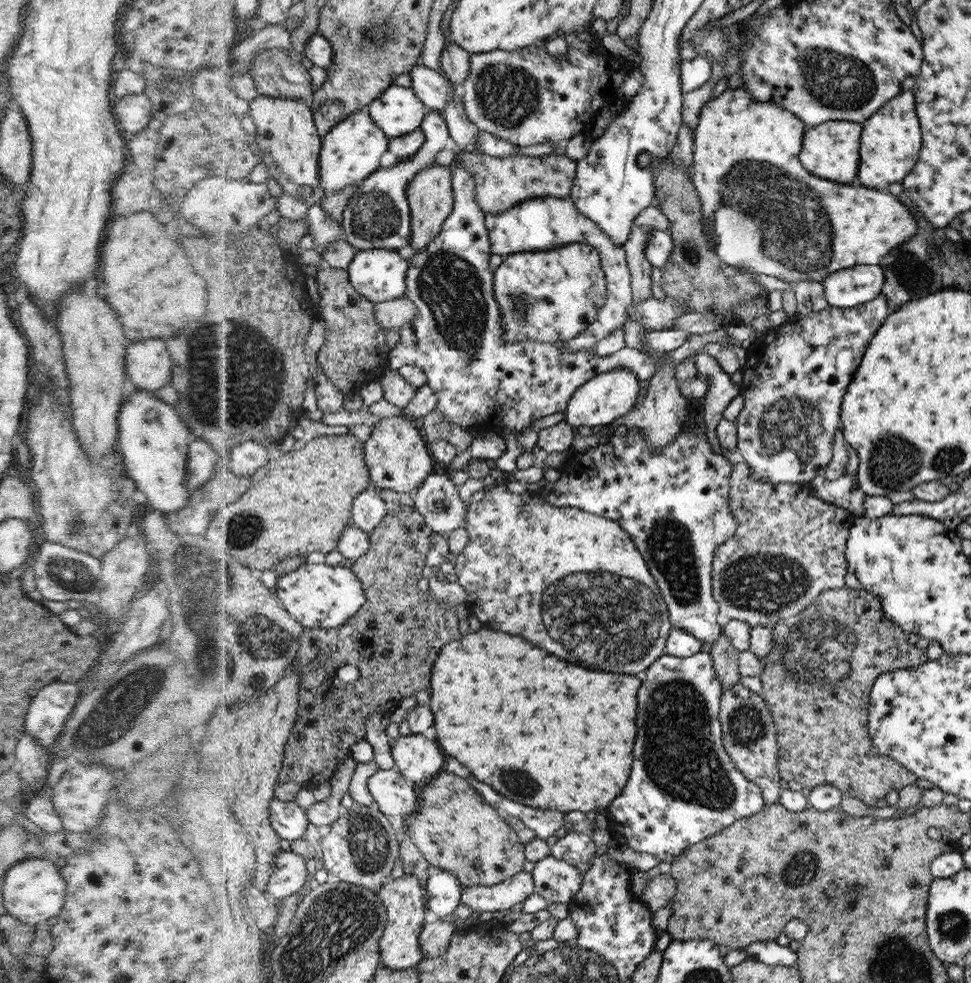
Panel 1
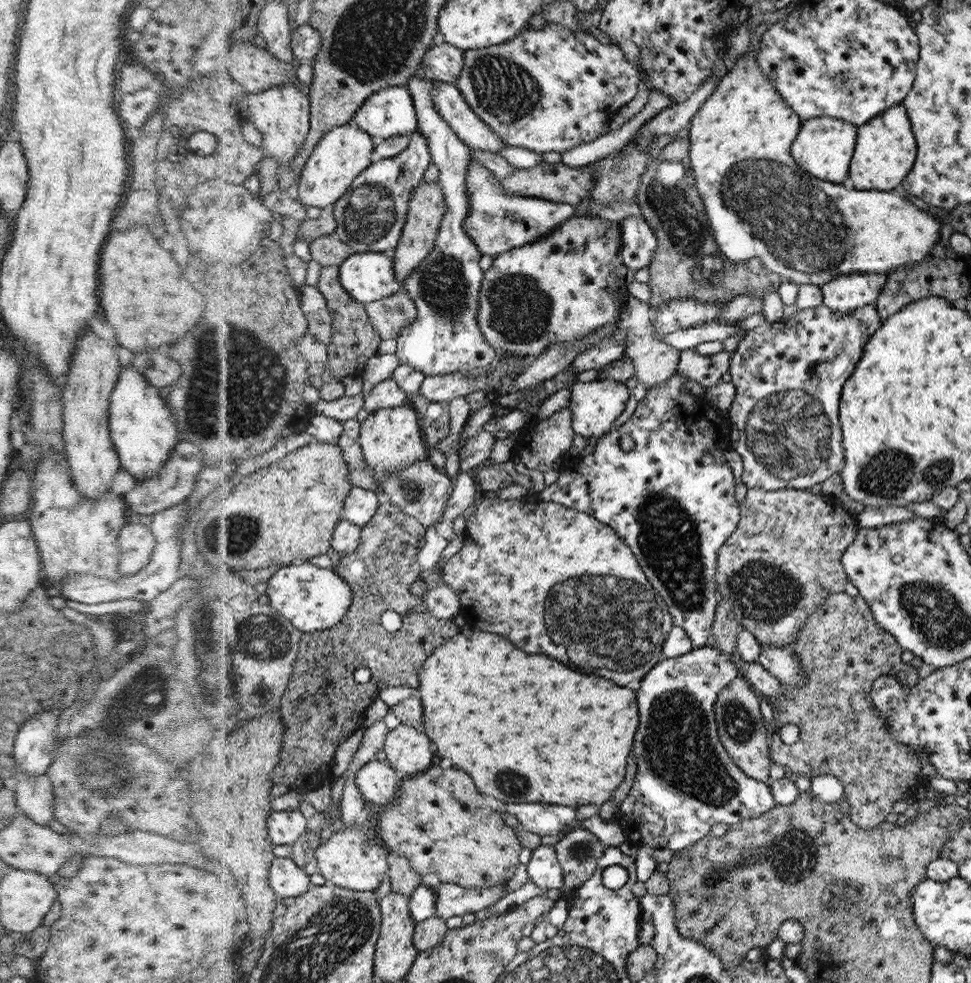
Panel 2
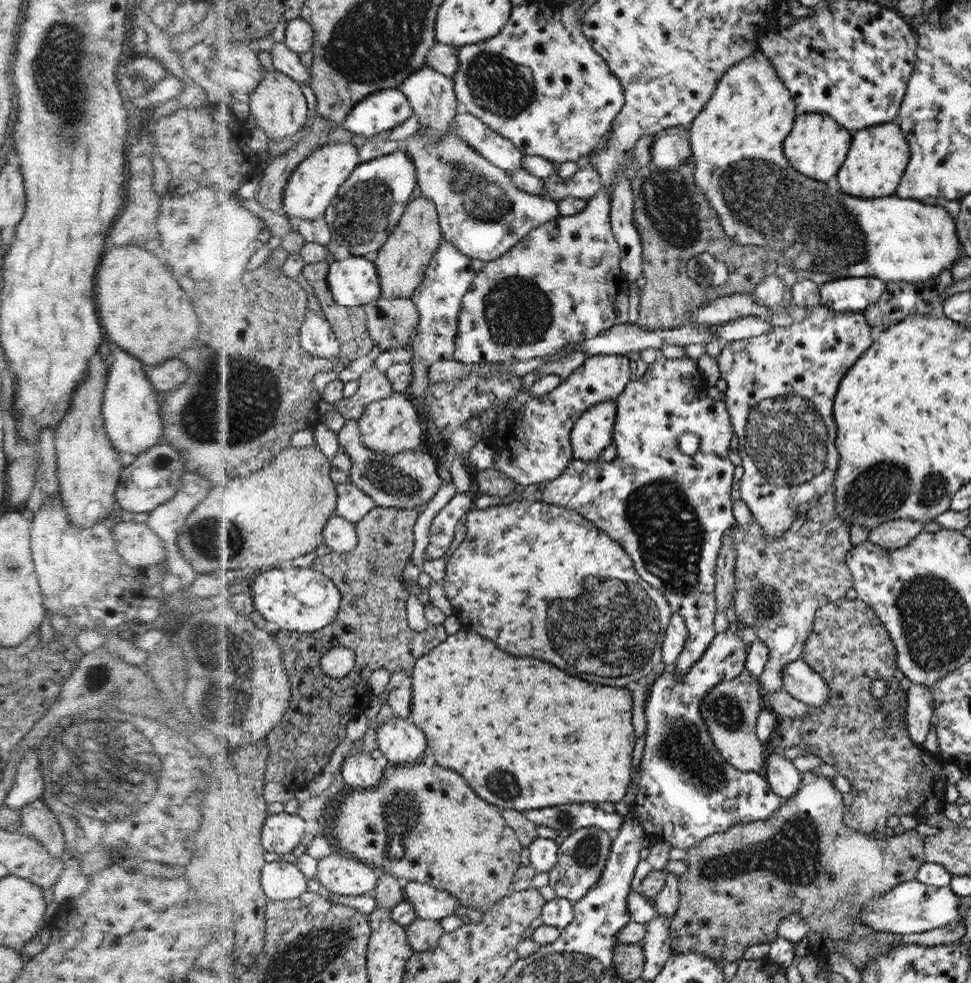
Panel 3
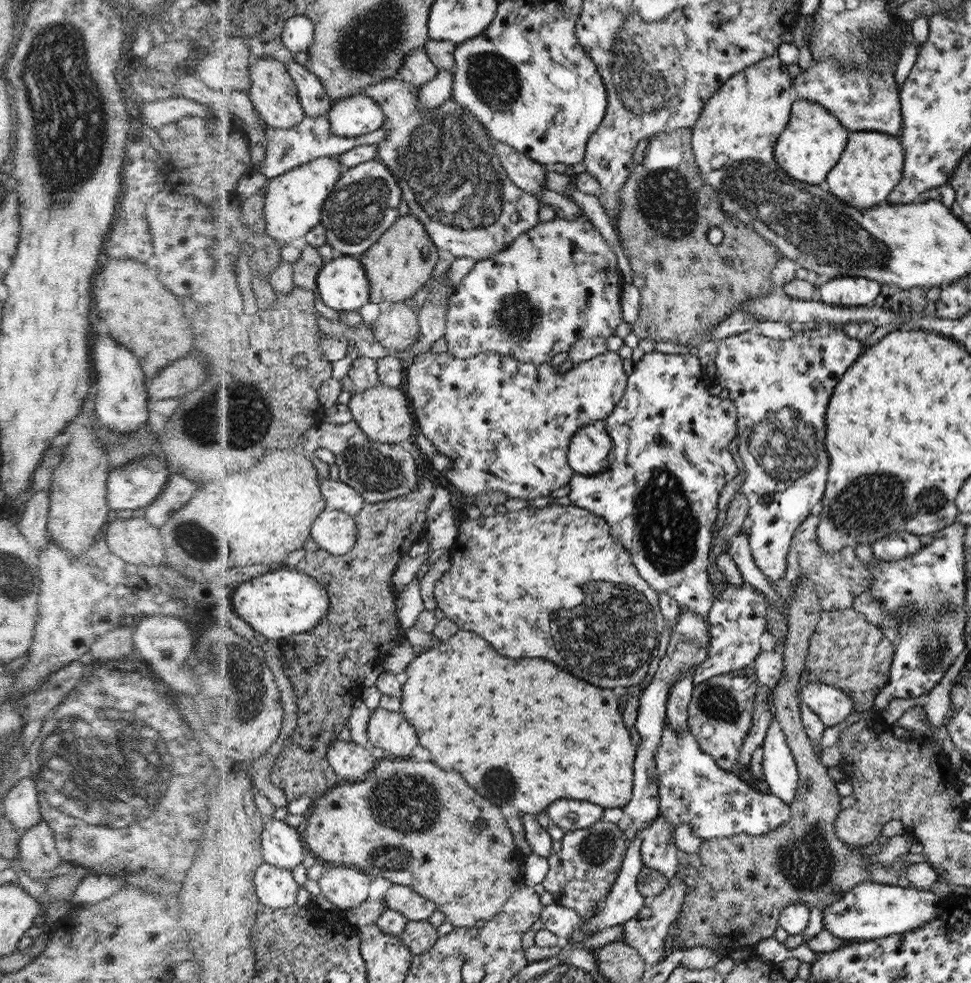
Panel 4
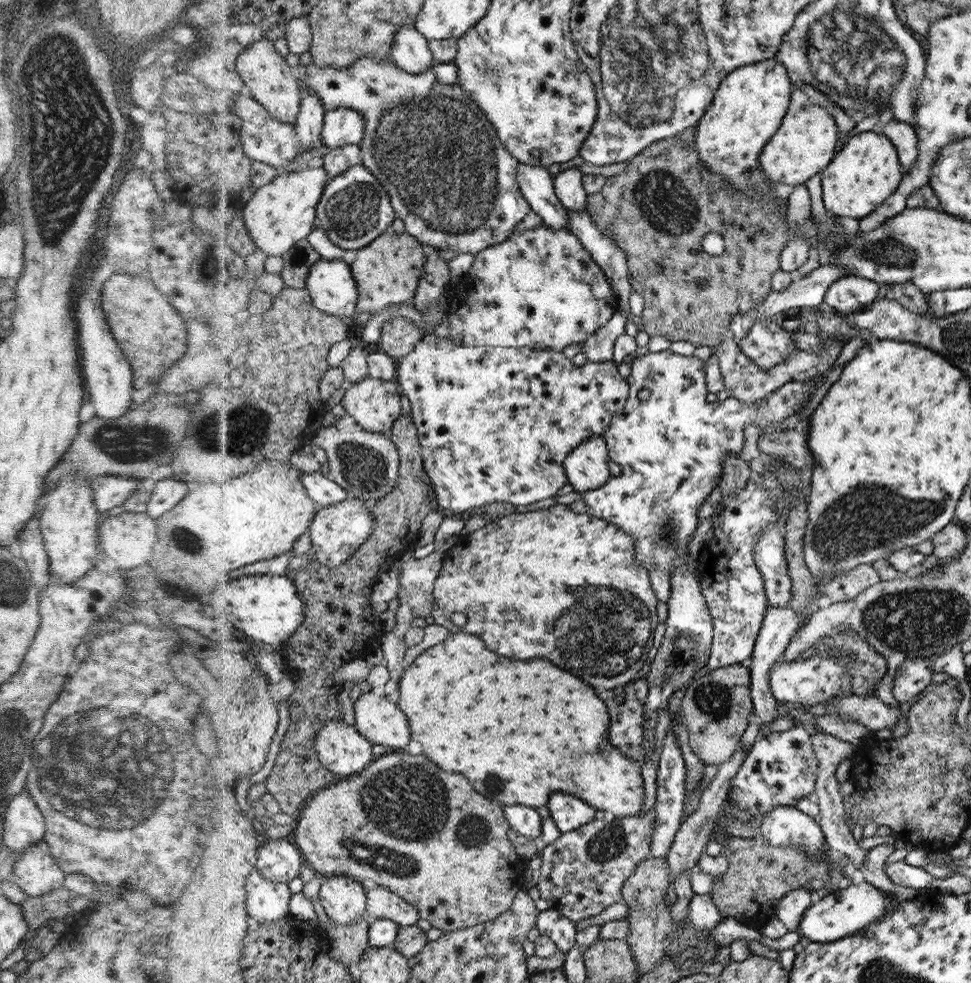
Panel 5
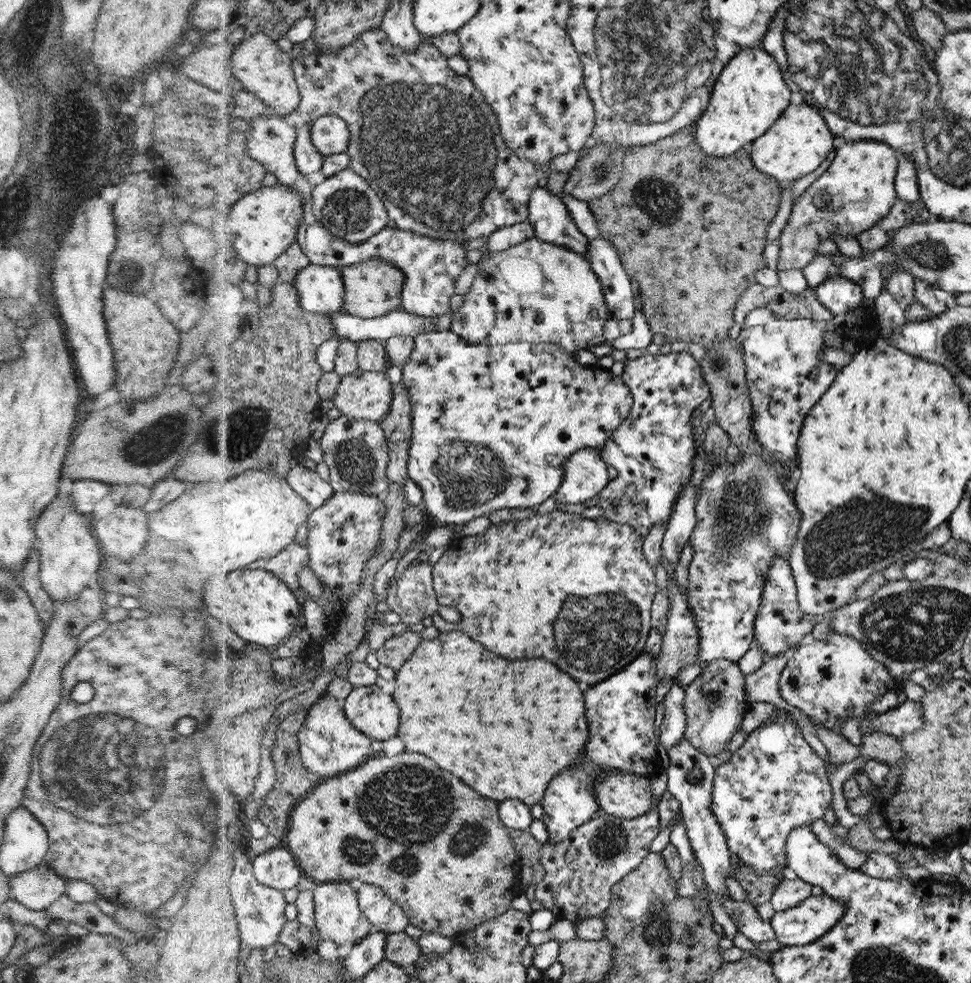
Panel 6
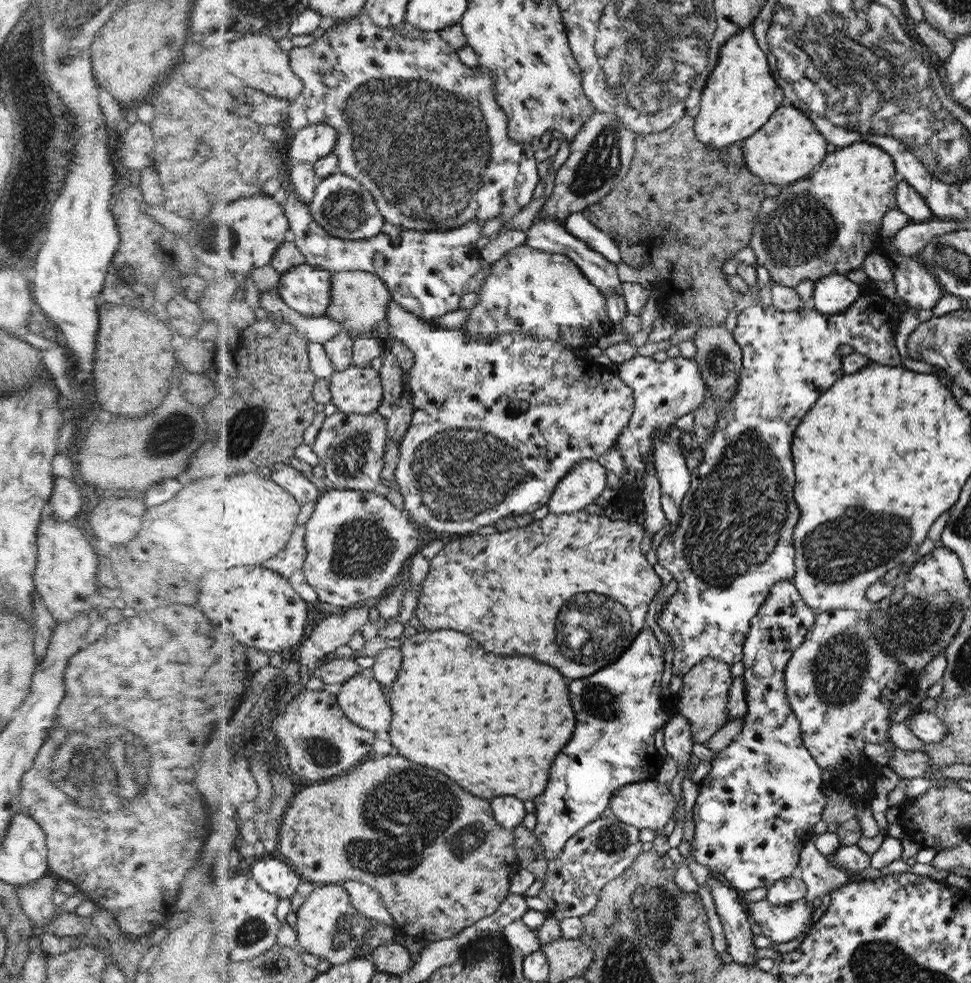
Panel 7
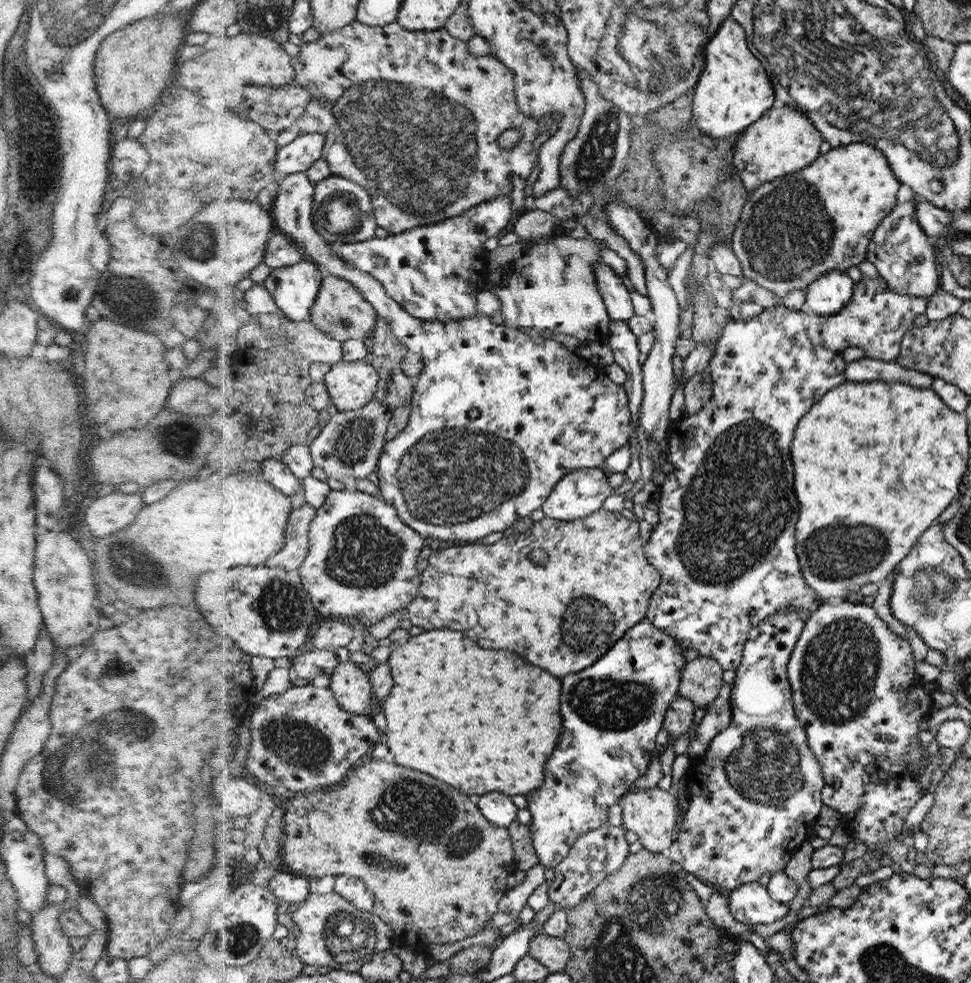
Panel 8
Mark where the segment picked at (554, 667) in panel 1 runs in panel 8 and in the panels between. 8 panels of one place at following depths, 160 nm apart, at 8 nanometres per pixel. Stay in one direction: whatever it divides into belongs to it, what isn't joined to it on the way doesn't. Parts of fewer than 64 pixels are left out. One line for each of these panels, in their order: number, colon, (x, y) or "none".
2: (527, 729)
3: (527, 736)
4: (488, 716)
5: (519, 730)
6: (508, 726)
7: (495, 723)
8: (484, 720)

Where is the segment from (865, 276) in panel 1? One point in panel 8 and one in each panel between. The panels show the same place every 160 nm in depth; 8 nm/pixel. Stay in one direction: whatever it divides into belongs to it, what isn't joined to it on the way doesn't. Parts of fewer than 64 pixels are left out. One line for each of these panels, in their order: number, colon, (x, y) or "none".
2: (850, 292)
3: (849, 294)
4: (842, 292)
5: (849, 294)
6: (839, 295)
7: (833, 294)
8: (826, 296)

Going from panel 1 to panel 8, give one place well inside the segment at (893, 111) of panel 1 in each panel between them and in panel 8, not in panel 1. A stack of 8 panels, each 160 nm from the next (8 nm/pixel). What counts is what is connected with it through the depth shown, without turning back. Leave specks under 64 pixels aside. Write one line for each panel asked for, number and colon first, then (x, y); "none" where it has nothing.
2: (886, 148)
3: (876, 164)
4: (872, 166)
5: (866, 172)
6: (858, 189)
7: (826, 223)
8: (794, 230)

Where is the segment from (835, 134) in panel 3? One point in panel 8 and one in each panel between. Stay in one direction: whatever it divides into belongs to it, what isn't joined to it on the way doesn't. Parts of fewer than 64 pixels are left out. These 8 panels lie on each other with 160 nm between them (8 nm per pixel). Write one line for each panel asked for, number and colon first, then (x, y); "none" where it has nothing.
4: (810, 146)
5: (803, 146)
6: (799, 141)
7: (789, 146)
8: (783, 141)

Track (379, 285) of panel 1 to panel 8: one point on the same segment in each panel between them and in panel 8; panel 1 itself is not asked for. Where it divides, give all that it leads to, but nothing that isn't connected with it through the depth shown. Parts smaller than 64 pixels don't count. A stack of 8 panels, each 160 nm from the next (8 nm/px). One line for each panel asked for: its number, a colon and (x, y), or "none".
2: (371, 276)
3: (356, 281)
4: (344, 284)
5: (334, 287)
6: (322, 289)
7: (308, 289)
8: (296, 288)

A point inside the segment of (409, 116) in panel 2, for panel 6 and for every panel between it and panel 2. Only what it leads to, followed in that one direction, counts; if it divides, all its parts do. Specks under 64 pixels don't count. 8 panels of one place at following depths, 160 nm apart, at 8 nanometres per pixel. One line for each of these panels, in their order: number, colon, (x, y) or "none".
3: (385, 110)
4: (356, 116)
5: (344, 126)
6: (331, 134)

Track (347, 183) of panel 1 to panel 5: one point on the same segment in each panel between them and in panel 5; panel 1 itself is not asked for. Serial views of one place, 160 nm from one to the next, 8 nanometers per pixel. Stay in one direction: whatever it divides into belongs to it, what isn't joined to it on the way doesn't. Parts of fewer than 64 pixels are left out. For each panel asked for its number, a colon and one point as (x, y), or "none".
2: (344, 154)
3: (312, 190)
4: (296, 200)
5: (284, 212)

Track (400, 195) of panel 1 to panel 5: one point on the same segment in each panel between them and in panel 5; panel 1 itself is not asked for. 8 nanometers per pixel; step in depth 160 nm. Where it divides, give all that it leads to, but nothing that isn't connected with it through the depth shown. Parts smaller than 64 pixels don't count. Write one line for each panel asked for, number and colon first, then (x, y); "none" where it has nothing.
2: (372, 217)
3: (372, 202)
4: (365, 206)
5: (357, 209)

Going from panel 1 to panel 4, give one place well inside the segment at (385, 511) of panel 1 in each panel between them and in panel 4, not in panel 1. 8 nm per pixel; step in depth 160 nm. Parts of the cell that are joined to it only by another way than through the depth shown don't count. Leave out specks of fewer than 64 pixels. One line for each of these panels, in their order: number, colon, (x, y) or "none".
2: (362, 505)
3: (355, 503)
4: (340, 495)

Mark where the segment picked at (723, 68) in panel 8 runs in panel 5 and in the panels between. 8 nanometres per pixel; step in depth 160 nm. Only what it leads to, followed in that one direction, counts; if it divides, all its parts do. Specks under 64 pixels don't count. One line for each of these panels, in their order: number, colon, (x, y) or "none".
5: (751, 102)
6: (749, 95)
7: (740, 96)

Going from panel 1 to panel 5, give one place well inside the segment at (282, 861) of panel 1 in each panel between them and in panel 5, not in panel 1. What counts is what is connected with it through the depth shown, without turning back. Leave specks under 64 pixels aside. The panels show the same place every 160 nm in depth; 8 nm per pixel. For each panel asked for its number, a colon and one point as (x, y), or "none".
2: (289, 880)
3: (283, 880)
4: (277, 887)
5: (269, 901)

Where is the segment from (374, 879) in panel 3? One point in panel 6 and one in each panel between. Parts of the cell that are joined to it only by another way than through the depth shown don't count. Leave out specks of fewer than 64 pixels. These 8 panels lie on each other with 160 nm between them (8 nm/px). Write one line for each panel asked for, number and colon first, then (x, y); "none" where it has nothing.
4: (347, 887)
5: (346, 899)
6: (339, 917)

